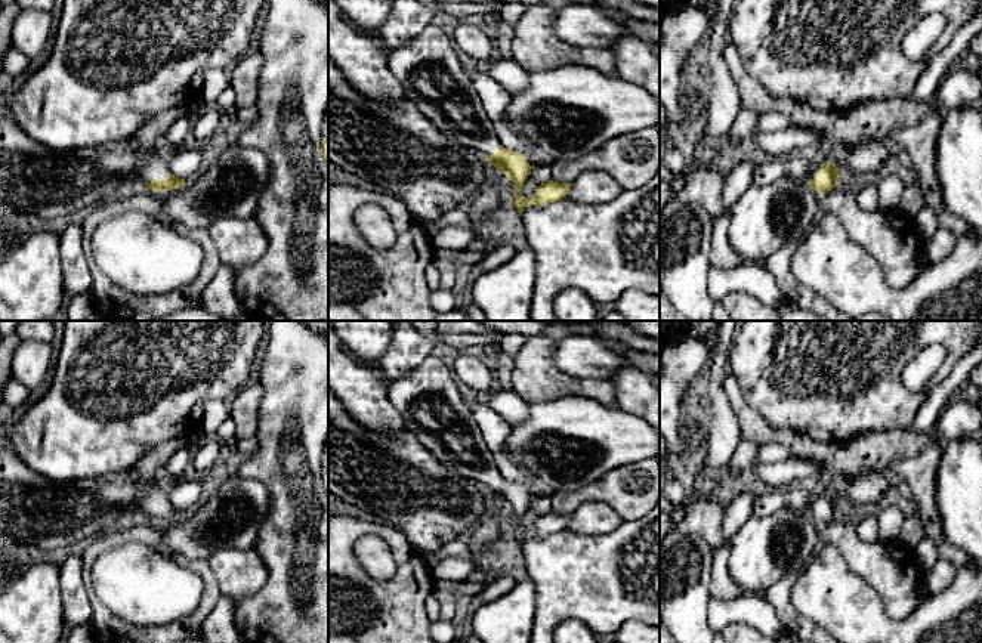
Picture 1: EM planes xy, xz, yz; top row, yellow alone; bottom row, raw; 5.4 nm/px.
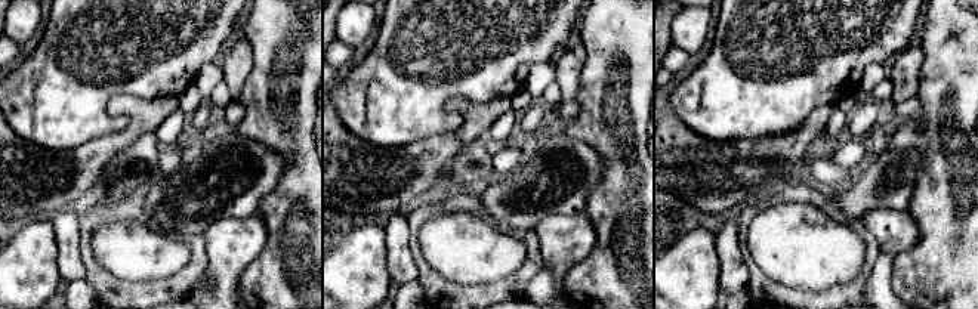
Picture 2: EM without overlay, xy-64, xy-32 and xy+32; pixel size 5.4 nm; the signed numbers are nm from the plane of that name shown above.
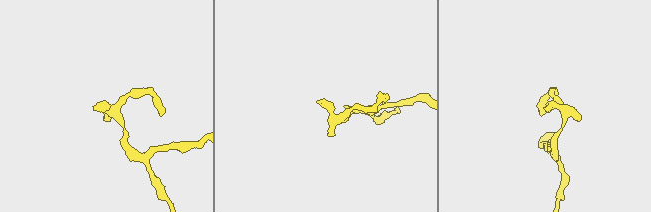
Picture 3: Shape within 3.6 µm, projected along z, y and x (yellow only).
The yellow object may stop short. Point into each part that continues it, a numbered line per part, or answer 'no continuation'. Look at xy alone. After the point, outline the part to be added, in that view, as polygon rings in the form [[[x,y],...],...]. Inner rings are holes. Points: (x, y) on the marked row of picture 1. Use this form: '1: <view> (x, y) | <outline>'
1: xy (151, 167) | [[[154,151],[146,154],[136,166],[132,174],[130,189],[148,189],[151,180],[166,179],[169,176],[169,164],[164,163]]]

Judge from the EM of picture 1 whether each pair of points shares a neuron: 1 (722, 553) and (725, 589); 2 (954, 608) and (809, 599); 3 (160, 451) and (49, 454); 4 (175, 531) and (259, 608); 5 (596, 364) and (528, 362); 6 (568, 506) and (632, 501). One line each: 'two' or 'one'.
1: one
2: one
3: two
4: two
5: two
6: one

